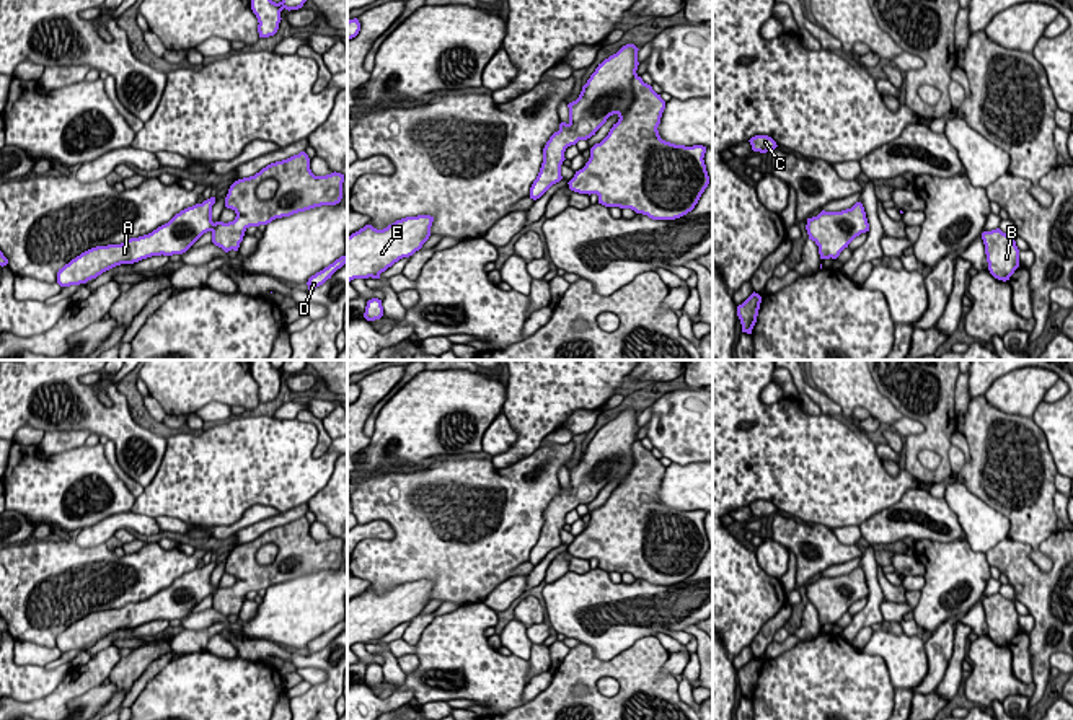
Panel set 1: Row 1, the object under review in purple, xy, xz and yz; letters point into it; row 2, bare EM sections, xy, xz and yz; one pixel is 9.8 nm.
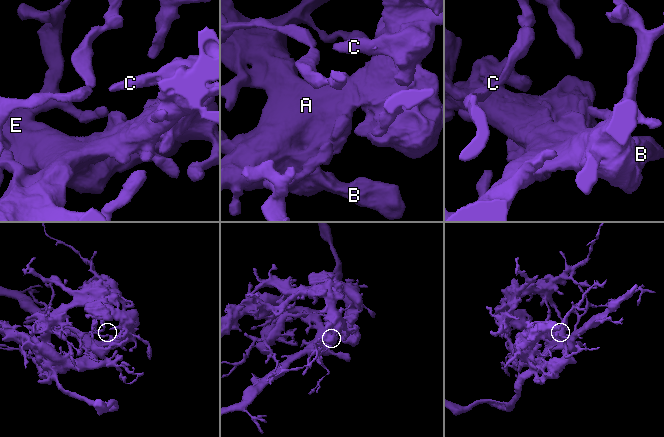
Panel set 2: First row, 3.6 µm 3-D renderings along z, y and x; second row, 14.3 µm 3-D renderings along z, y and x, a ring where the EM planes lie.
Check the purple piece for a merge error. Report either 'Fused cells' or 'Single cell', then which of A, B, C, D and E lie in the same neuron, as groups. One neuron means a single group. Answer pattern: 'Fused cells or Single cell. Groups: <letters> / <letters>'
Single cell. Groups: A B C D E

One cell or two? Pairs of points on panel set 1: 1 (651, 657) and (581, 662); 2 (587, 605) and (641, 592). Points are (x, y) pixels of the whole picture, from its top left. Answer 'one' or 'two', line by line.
1: one
2: one

